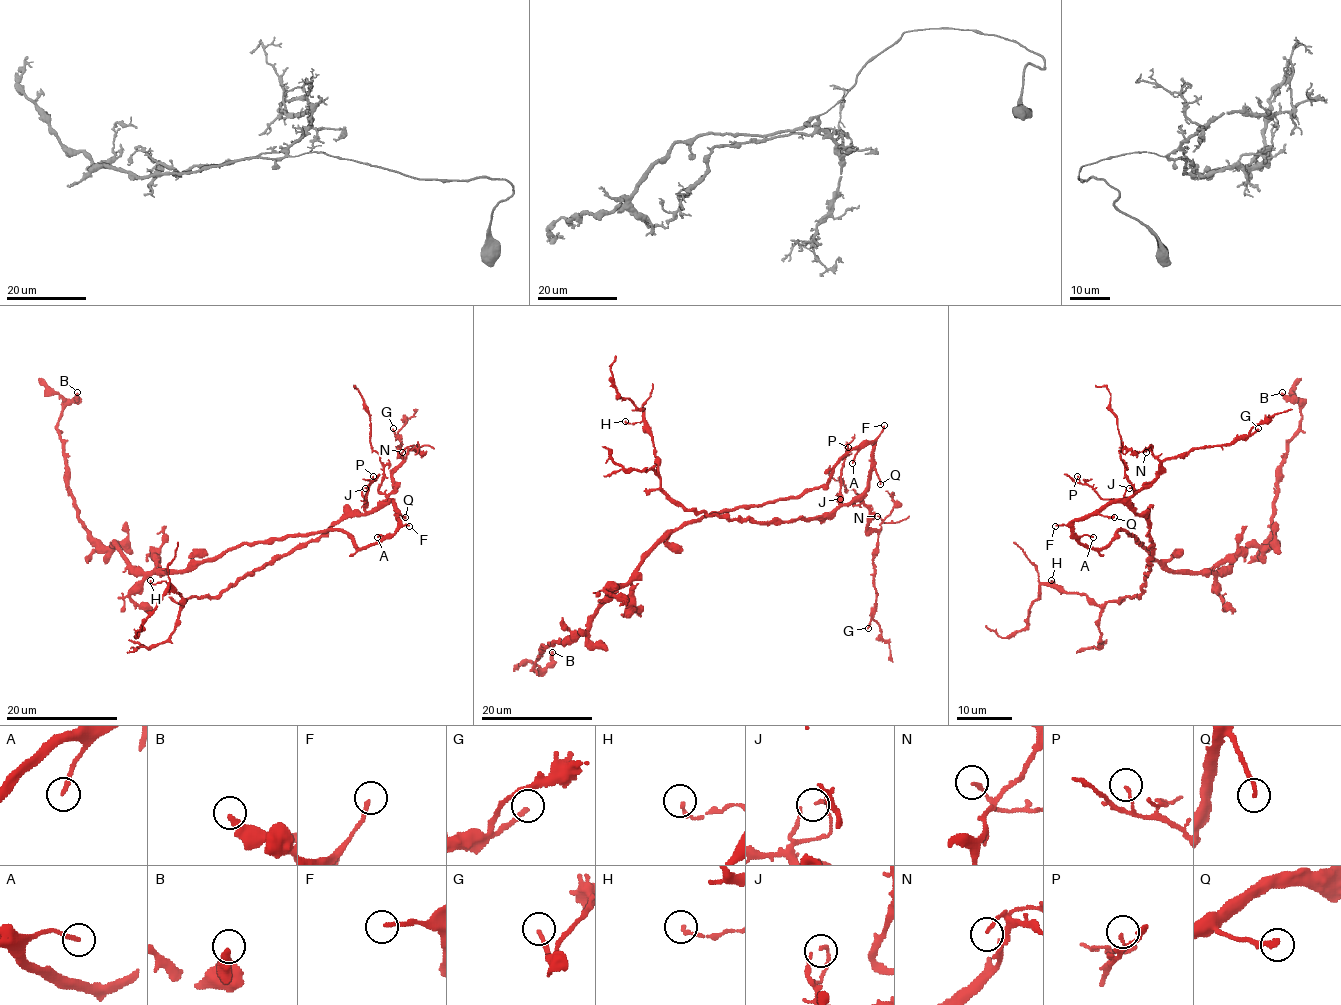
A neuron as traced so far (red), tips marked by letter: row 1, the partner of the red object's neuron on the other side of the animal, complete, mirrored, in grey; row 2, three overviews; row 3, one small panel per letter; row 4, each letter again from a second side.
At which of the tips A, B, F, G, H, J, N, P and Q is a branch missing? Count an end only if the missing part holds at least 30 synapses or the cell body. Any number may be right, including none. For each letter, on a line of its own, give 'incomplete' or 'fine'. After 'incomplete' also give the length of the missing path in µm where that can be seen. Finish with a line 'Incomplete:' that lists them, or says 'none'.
A: fine
B: fine
F: incomplete | 110 µm
G: fine
H: fine
J: fine
N: fine
P: fine
Q: fine
Incomplete: F

